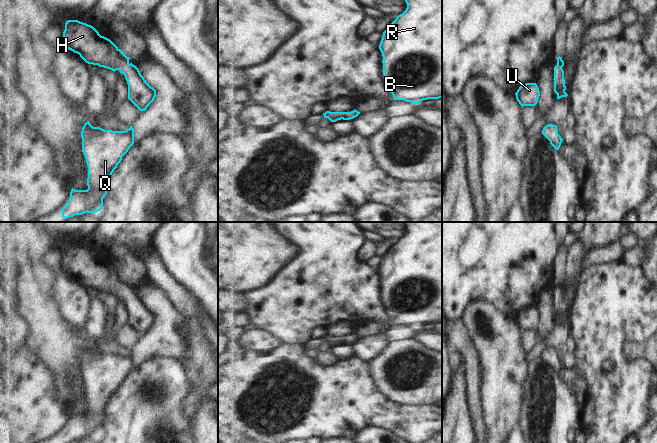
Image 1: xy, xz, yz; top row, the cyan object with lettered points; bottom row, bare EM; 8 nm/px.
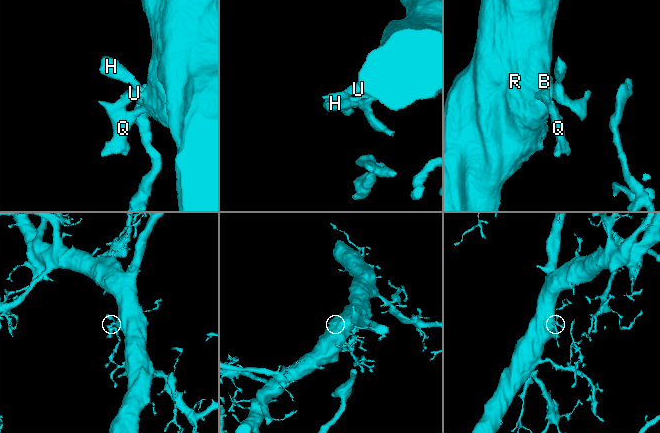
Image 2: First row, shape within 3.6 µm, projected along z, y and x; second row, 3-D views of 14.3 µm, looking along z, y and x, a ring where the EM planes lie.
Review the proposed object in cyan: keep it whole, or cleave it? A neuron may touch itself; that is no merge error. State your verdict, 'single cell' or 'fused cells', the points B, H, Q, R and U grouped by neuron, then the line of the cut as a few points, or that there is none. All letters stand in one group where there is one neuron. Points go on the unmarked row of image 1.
single cell; B H Q R U; no cut

